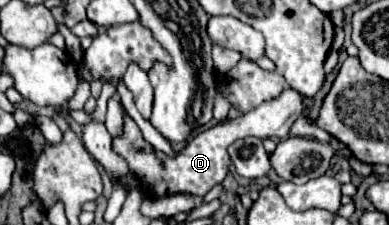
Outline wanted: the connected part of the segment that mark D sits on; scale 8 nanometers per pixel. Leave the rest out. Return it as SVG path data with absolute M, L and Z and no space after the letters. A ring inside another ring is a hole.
M286 88L278 98L262 102L258 108L238 116L238 118L226 118L224 122L218 122L200 134L196 134L182 150L176 152L176 156L168 156L156 148L152 148L138 124L128 116L126 110L122 110L124 116L124 130L120 136L114 136L114 152L122 156L130 168L130 174L134 174L140 182L140 188L146 192L148 198L164 198L164 196L174 196L174 194L190 194L190 196L204 196L214 184L222 182L230 170L230 156L226 148L246 136L256 136L256 138L284 138L290 132L290 126L294 120L302 114L302 98L296 90Z

